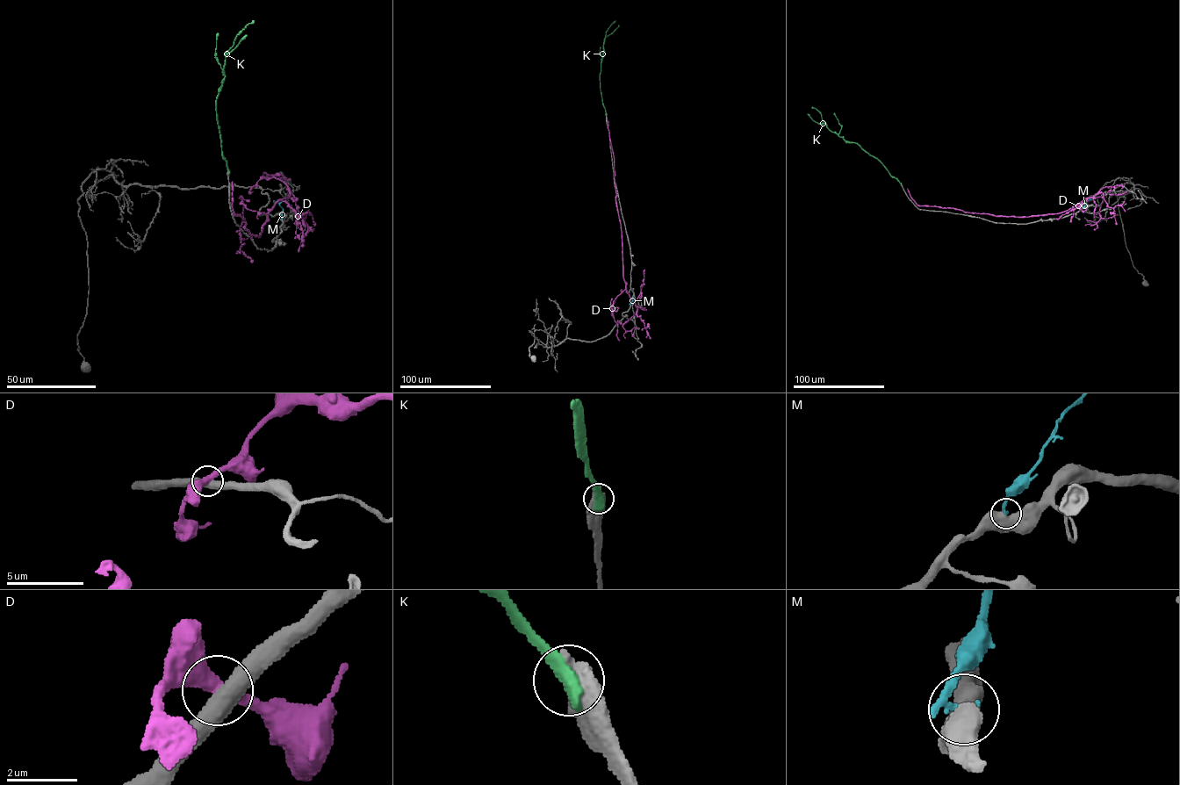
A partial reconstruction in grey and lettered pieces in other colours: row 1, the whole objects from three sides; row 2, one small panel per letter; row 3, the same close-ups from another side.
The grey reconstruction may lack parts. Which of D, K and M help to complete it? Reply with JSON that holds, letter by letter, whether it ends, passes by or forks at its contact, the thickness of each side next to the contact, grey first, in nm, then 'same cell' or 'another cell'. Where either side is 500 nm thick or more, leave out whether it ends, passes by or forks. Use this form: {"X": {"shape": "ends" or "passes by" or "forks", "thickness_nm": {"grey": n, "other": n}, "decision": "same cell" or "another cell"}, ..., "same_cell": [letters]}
{"D": {"shape": "passes by", "thickness_nm": {"grey": 480, "other": 420}, "decision": "another cell"}, "K": {"thickness_nm": {"grey": 750, "other": 550}, "decision": "another cell"}, "M": {"thickness_nm": {"grey": 750, "other": 200}, "decision": "another cell"}, "same_cell": []}

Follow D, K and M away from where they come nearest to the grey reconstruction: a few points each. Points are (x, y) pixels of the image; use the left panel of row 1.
D: (252, 187), (274, 177), (289, 190), (268, 212), (258, 235), (233, 209), (232, 181)
K: (228, 171), (222, 154), (216, 99), (224, 77), (225, 53), (236, 35), (254, 21)
M: (281, 218), (283, 208), (273, 201)

